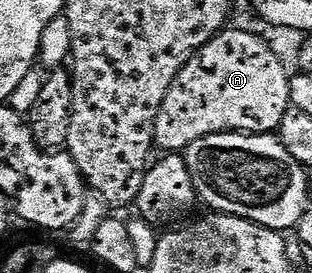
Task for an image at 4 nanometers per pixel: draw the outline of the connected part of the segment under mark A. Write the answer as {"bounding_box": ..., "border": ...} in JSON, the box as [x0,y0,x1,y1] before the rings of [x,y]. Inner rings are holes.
{"bounding_box":[155,30,291,154],"border":[[[224,30],[220,32],[215,39],[210,40],[210,42],[184,66],[181,74],[179,74],[173,82],[173,86],[169,90],[163,110],[155,123],[155,144],[158,145],[158,147],[163,147],[164,149],[162,151],[164,153],[179,154],[184,151],[182,148],[187,148],[190,144],[192,144],[192,146],[198,145],[206,136],[212,136],[218,132],[271,134],[283,125],[283,120],[287,117],[287,113],[291,107],[291,76],[289,75],[288,67],[278,60],[277,54],[273,52],[270,46],[263,41],[261,37],[255,37],[253,34],[241,33],[234,30]]]}

